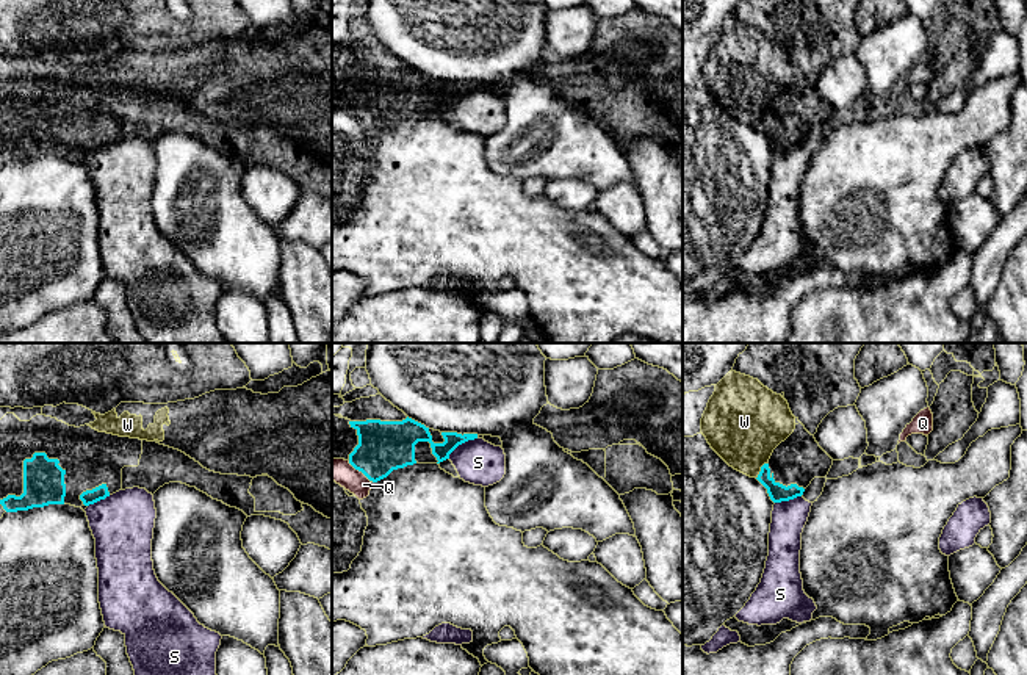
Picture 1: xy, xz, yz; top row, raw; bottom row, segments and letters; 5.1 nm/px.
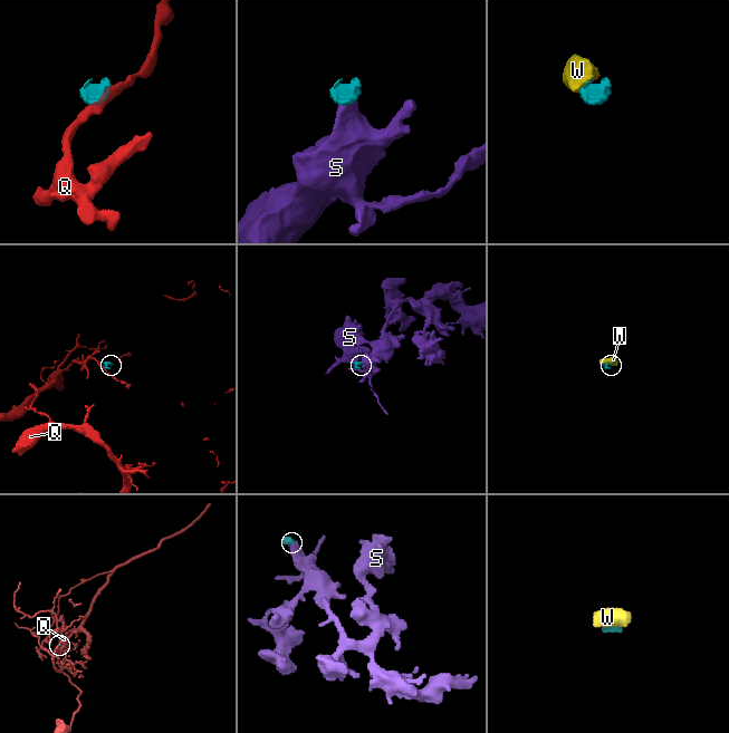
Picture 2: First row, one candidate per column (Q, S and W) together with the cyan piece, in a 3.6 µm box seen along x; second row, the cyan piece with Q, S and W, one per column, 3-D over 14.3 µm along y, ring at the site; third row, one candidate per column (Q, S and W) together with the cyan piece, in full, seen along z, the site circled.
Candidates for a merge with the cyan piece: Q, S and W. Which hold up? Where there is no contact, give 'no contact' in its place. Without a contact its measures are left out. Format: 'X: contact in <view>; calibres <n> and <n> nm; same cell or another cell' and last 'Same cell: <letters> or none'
Q: contact in xz; calibres 260 and 120 nm; another cell
S: contact in xz; calibres 100 and 220 nm; another cell
W: contact in yz; calibres 90 and 400 nm; same cell
Same cell: W

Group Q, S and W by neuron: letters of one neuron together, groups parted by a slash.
Q / S / W

